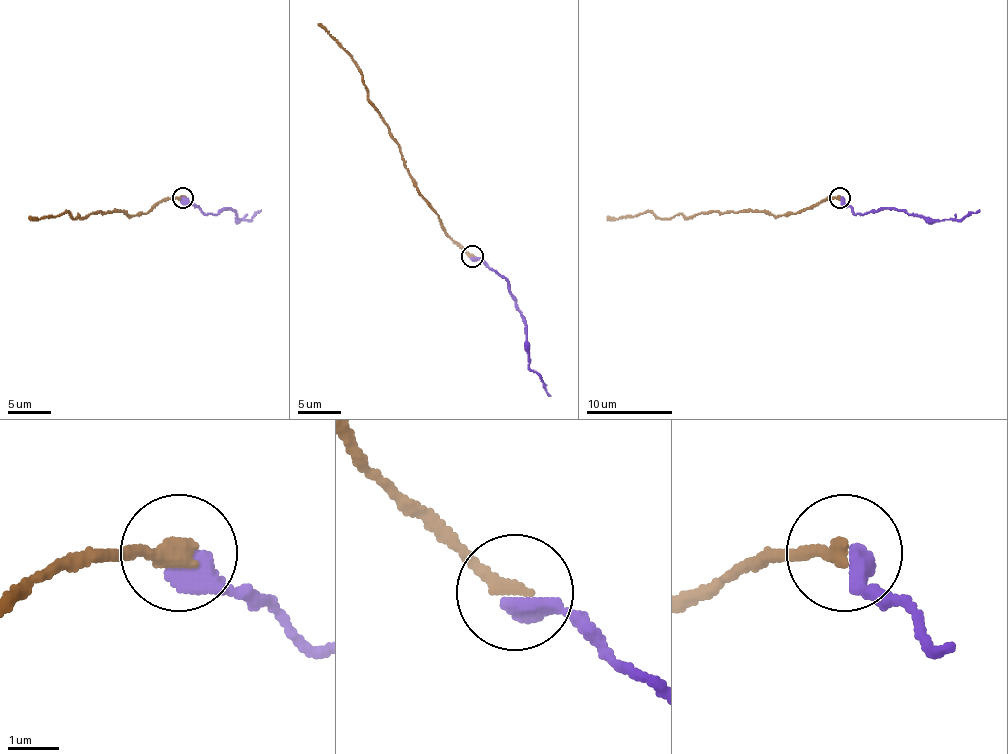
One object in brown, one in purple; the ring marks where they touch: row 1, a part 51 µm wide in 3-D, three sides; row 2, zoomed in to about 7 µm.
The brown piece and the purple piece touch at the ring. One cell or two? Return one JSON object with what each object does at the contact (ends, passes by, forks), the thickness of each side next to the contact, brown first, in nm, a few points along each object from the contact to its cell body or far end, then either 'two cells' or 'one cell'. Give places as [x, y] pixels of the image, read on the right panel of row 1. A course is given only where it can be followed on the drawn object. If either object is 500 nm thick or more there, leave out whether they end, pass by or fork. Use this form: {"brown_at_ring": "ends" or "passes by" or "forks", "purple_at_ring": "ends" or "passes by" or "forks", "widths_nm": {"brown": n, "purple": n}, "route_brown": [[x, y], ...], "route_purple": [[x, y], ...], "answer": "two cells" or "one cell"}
{"widths_nm": {"brown": 360, "purple": 500}, "route_brown": [[839, 198], [775, 215], [762, 211], [704, 211], [687, 218], [680, 213], [659, 218], [646, 211], [608, 215]], "route_purple": [[841, 198], [854, 213], [897, 209], [933, 220], [959, 220], [978, 209]], "answer": "one cell"}

